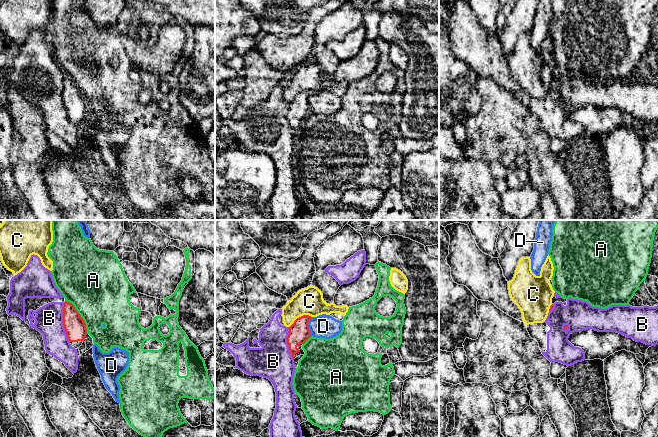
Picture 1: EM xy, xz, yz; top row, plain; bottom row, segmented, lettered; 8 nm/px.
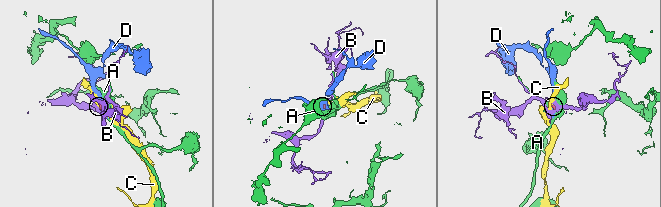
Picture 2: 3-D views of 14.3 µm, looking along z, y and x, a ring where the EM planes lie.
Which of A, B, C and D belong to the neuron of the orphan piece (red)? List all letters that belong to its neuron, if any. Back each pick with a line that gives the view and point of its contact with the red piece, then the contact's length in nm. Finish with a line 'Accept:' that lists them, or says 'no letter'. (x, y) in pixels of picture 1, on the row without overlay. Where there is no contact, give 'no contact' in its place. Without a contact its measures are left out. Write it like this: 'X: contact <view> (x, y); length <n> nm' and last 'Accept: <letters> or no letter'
Accept: no letter

